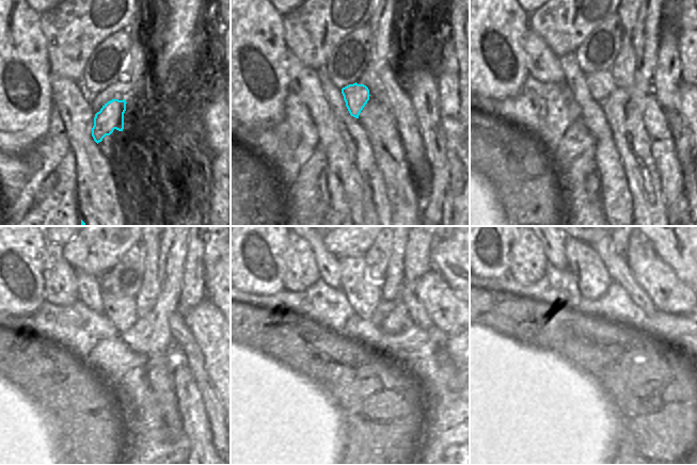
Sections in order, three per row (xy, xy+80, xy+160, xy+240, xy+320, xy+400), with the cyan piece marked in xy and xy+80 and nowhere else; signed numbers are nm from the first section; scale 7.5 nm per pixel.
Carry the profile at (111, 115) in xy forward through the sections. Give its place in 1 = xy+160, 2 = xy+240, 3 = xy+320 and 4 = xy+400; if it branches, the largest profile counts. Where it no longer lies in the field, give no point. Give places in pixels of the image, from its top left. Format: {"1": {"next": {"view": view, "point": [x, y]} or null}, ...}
{"1": {"next": {"view": "xy+160", "point": [600, 84]}}, "2": {"next": {"view": "xy+240", "point": [122, 311]}}, "3": {"next": {"view": "xy+320", "point": [363, 297]}}, "4": {"next": {"view": "xy+400", "point": [593, 278]}}}

